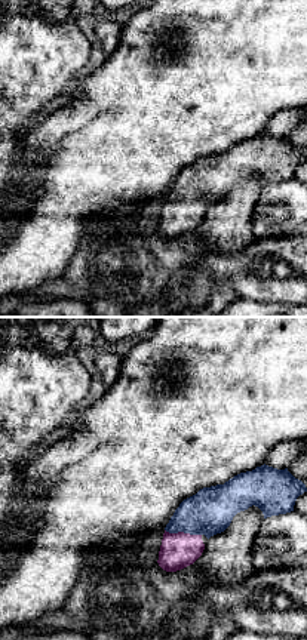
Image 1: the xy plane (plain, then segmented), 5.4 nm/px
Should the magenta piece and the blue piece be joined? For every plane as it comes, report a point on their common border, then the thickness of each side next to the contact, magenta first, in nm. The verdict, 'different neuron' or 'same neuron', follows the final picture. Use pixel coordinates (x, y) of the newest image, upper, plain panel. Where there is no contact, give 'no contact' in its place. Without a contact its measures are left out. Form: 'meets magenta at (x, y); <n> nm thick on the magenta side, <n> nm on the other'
meets magenta at (183, 200); 190 nm thick on the magenta side, 240 nm on the other

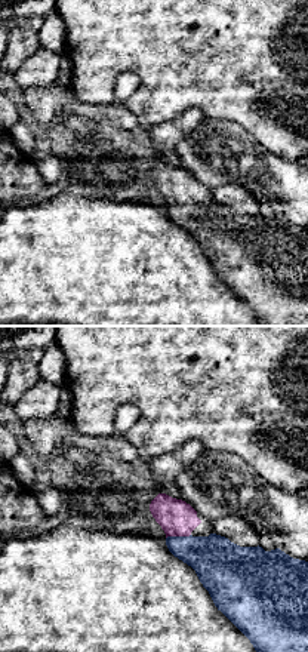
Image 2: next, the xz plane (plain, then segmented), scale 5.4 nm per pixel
meets magenta at (178, 203); 200 nm thick on the magenta side, 260 nm on the other

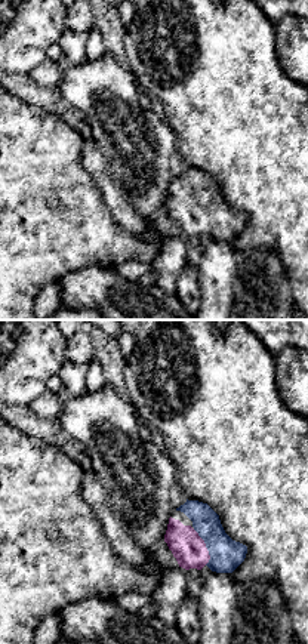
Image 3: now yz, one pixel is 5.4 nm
meets magenta at (205, 215); 180 nm thick on the magenta side, 180 nm on the other

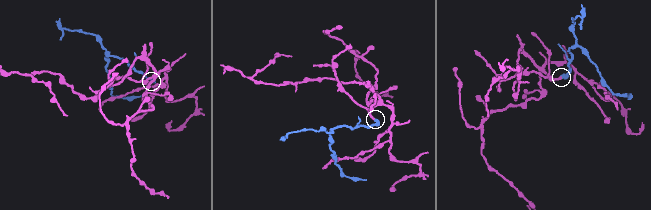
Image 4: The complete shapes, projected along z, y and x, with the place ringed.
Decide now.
same neuron

